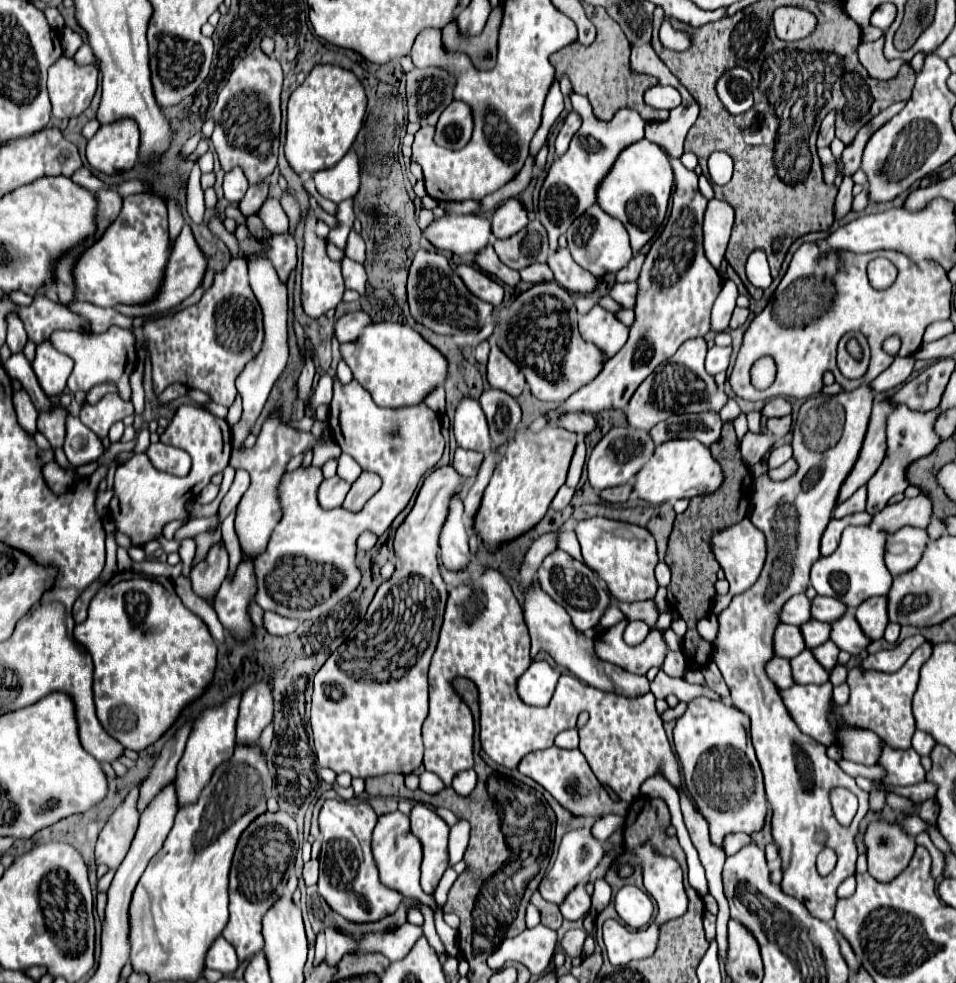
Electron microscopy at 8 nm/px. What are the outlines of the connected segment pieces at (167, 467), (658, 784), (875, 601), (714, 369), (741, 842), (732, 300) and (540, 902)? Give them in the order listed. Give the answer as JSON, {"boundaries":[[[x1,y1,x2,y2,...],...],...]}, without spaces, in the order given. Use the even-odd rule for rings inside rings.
{"boundaries":[[[151,443,147,449,147,455,159,471,165,471,171,475,189,475,191,471,191,457,183,449,163,445,163,443,155,443,155,445]],[[655,775,655,777,649,777,643,785,641,785,641,793,647,795,647,797,661,797,665,799,665,803,669,805,669,811,675,811,675,809,681,809,679,807,679,793,677,789,665,781,665,775]],[[871,597,865,603,861,603,857,607,855,613,857,621,861,623,861,629,865,631,865,635,869,635,869,639,881,639,883,631,889,623,887,617,887,597]],[[711,347,707,351,707,361,705,361,705,369,711,375,717,375,721,371,727,371,729,367,729,359,731,359,731,347]],[[737,833,737,835,729,835,729,839,725,839,725,853,727,855,733,855,733,853,737,853,739,849,743,849,745,845,751,845,751,843,755,843,749,835,741,835,741,833]],[[727,279,723,283,723,289,713,305,713,313,711,313,711,319,713,319,713,331,725,331,729,327,729,321,731,321,731,315,733,315,733,309,735,309,735,303,737,303,737,297,739,297,739,289,737,285]],[[535,891,535,893,533,893,531,903,539,907,539,911,541,911,541,923,543,923,543,925,547,925,547,927,551,927,551,929,559,929,559,927,561,927,563,915,561,915,561,911,559,911,559,905,557,905,557,903,545,901,545,899,541,897,541,893,539,893,539,891]]]}

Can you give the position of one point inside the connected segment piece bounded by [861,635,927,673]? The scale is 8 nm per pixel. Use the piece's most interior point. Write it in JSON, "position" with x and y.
{"position":[889,660]}

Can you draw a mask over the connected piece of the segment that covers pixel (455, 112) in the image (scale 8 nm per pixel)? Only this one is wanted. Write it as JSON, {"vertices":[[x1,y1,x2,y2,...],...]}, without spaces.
{"vertices":[[453,101,437,123,435,141,447,149,463,149,473,133,473,111,463,101]]}

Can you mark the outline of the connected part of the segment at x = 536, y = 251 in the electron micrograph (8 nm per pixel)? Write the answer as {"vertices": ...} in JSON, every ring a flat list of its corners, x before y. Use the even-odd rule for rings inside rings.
{"vertices":[[531,221,525,231,519,231,509,239,495,239,493,249,507,267,517,271,533,263,547,263,547,231,539,221]]}

